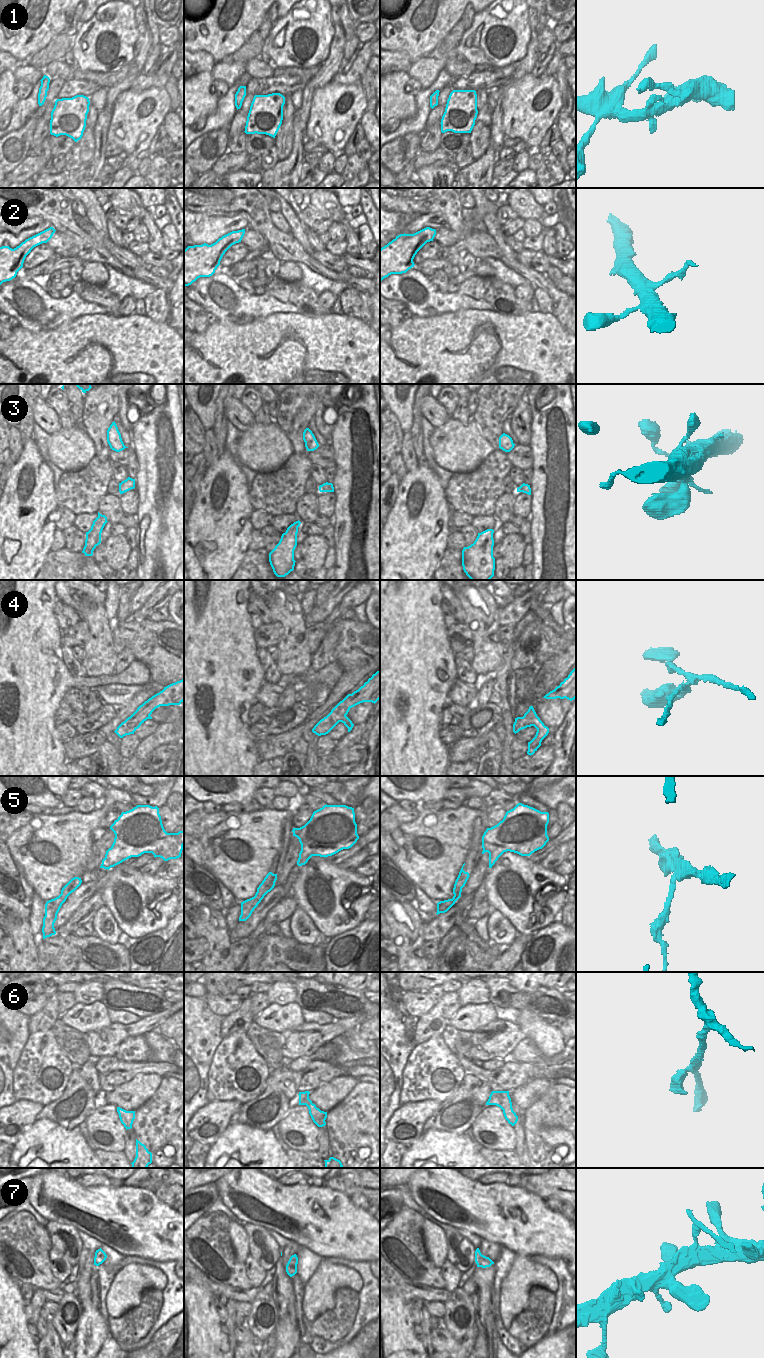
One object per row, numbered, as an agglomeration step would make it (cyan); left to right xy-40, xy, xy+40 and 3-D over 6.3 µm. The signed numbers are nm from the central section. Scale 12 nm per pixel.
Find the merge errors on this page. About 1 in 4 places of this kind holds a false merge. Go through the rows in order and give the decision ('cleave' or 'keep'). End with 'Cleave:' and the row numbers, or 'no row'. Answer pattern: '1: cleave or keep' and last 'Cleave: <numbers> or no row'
1: keep
2: keep
3: keep
4: cleave
5: keep
6: keep
7: keep
Cleave: 4

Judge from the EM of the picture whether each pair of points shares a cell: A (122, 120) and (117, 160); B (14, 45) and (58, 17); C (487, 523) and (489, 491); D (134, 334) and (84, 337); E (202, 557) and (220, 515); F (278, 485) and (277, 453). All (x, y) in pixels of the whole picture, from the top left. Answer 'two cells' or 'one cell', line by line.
A: two cells
B: one cell
C: two cells
D: one cell
E: one cell
F: two cells

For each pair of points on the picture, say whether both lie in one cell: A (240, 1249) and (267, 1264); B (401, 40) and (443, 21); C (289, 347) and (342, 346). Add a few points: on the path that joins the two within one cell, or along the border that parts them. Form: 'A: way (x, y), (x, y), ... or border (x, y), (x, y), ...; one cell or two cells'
A: border (245, 1231), (248, 1237), (250, 1254); two cells
B: way (411, 32), (423, 32), (433, 24); one cell
C: way (302, 355), (329, 355); one cell

